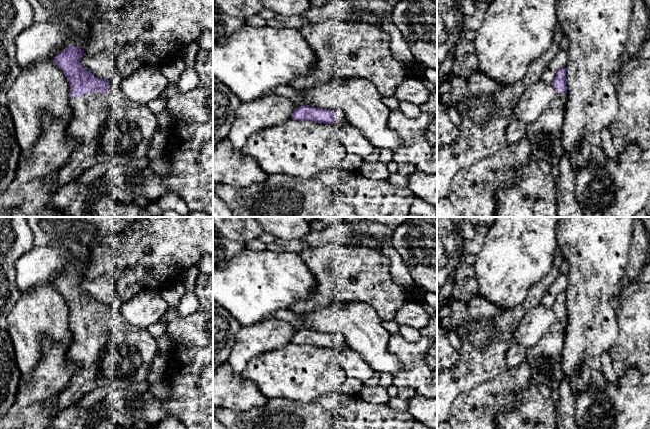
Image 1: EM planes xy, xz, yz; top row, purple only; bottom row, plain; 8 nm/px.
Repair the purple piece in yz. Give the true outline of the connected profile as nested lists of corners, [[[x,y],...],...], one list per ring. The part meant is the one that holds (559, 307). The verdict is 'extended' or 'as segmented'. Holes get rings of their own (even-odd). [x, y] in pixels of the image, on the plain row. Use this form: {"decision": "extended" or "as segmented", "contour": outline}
{"decision": "extended", "contour": [[[566,292],[557,295],[551,307],[555,320],[539,342],[526,349],[525,361],[528,362],[531,380],[534,384],[545,384],[552,390],[559,390],[565,378],[562,369],[562,353],[567,326]]]}

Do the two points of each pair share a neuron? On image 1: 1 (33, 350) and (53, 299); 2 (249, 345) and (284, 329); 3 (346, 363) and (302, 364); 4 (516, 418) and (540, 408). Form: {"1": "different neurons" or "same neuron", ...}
{"1": "same neuron", "2": "same neuron", "3": "different neurons", "4": "same neuron"}

